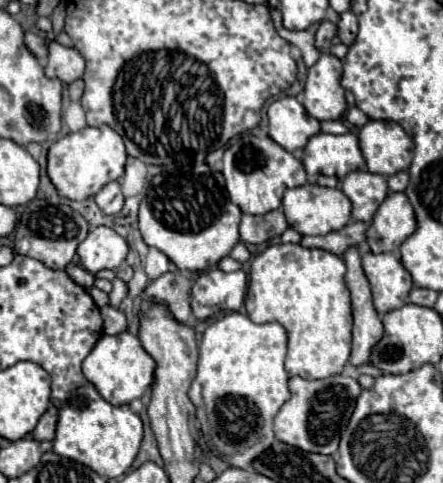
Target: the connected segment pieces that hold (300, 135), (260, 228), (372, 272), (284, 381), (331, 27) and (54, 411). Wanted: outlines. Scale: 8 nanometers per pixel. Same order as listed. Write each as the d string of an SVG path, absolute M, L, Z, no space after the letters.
M280 97L268 107L270 137L286 151L304 149L310 137L320 133L320 121L310 117L296 97Z
M282 209L264 213L264 215L242 215L240 221L240 239L252 245L264 245L274 237L282 237L288 229L288 221Z
M364 253L362 267L372 287L374 307L380 315L408 303L412 277L392 253Z
M239 311L214 321L202 335L198 375L188 395L195 406L202 433L210 443L210 451L234 467L246 467L256 453L262 453L274 441L274 417L280 405L290 397L290 375L284 369L286 343L286 329L280 323L258 325Z
M328 19L322 21L320 27L318 27L318 31L316 31L316 47L320 51L328 51L330 45L332 45L332 40L336 37L336 33L338 33L336 23L332 23Z
M50 405L48 411L42 415L42 419L38 421L36 429L32 431L32 435L36 439L46 439L46 441L52 441L54 435L56 435L56 425L58 425L58 407L56 405Z

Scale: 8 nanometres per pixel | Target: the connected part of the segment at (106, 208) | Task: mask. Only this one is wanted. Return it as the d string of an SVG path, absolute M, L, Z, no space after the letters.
M110 181L108 185L104 185L100 189L100 193L94 197L94 201L98 203L98 207L106 213L106 215L116 215L120 213L120 209L124 207L124 195L120 191L120 183L118 181Z

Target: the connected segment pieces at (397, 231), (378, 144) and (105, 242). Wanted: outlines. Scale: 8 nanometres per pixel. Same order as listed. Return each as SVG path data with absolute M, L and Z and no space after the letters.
M390 193L368 229L372 251L396 251L416 231L416 211L404 193Z
M368 121L358 141L370 173L394 175L408 169L412 161L412 139L394 121Z
M96 227L78 245L80 263L86 271L98 273L102 269L118 269L128 255L128 243L110 227Z

